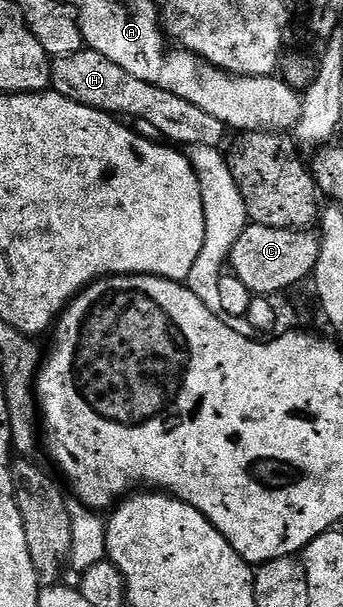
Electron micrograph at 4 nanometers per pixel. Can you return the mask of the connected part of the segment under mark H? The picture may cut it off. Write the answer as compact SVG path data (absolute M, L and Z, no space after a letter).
M90 49L54 60L53 87L60 95L69 97L86 107L108 111L116 117L132 115L131 119L135 121L147 119L160 130L164 140L183 149L197 145L222 148L229 134L226 124L212 114L205 113L205 109L193 105L193 101L185 101L185 97L177 97L157 85L149 85L149 81L141 81L141 77L133 77L133 73L125 73L121 65L109 61L109 57L101 57L101 53Z

